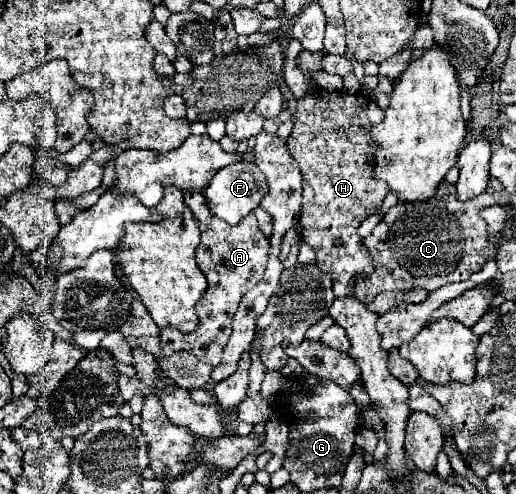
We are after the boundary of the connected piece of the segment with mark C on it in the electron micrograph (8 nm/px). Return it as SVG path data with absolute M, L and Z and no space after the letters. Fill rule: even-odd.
M443 180L437 194L427 204L421 200L389 208L373 232L363 238L363 244L375 258L375 272L369 278L359 278L355 296L369 304L381 292L401 292L413 288L433 292L445 284L467 280L473 272L481 270L487 258L497 254L497 246L491 242L493 236L487 234L487 222L479 216L479 212L491 204L495 204L495 198L489 192L463 202L457 198L455 184ZM439 192L445 194L439 196Z

